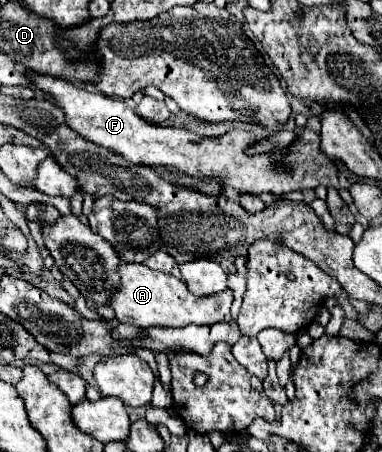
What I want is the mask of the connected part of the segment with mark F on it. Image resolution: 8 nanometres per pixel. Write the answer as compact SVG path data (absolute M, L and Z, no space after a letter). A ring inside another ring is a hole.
M28 73L30 81L36 89L46 93L48 97L54 97L58 105L66 113L66 123L74 127L82 137L90 139L96 145L102 145L118 155L122 155L126 161L136 165L146 165L154 169L166 169L182 175L192 175L198 179L216 179L222 189L234 189L236 193L274 193L284 195L290 191L304 191L308 187L334 187L334 189L348 189L352 183L366 181L358 175L354 175L342 161L330 159L320 149L318 133L312 129L304 129L294 143L286 151L286 163L290 165L292 173L278 173L274 165L268 159L268 153L258 155L246 155L248 147L256 143L254 133L234 127L230 133L224 133L220 137L200 137L190 139L184 135L184 129L176 127L160 127L144 121L138 113L134 113L122 99L110 99L102 93L90 93L86 89L78 89L72 83L66 83L64 79L46 79L46 75L34 75Z

